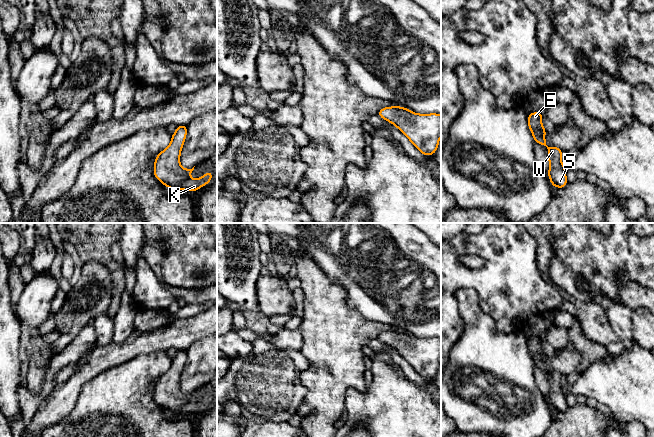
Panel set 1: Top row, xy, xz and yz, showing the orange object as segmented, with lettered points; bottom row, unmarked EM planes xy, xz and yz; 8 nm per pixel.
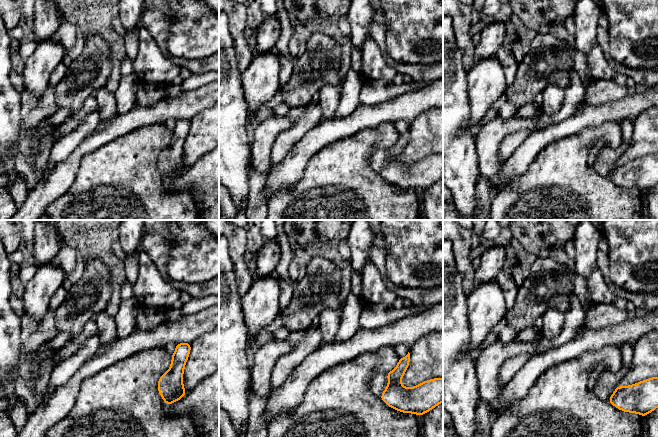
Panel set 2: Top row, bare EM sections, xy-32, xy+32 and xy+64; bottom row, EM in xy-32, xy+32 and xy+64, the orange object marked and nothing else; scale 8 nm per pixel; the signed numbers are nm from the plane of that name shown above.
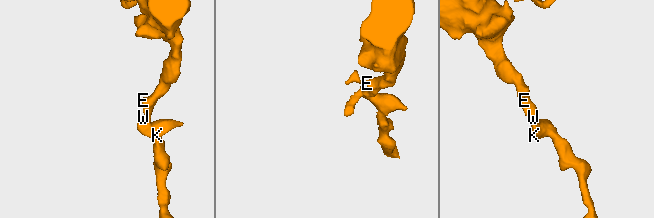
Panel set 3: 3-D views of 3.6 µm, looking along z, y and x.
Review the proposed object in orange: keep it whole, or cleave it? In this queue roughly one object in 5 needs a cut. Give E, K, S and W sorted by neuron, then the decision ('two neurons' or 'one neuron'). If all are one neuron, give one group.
E K S W | one neuron

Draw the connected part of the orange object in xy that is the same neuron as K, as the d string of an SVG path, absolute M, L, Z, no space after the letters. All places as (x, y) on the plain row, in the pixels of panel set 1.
M178 349L169 370L157 379L153 394L155 401L170 413L197 415L211 405L213 396L210 394L199 403L190 403L194 391L192 393L181 391L179 383L186 357L187 350Z

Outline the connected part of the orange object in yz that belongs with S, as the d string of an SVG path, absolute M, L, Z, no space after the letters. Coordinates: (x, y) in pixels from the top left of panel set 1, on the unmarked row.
M533 336L528 339L528 349L535 366L548 373L549 397L548 401L553 411L563 412L567 409L566 391L561 387L562 374L557 371L548 371L544 362L547 357L542 349L542 336Z

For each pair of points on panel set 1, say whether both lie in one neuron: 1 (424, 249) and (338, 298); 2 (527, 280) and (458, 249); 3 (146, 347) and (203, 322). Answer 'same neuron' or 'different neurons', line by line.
1: different neurons
2: same neuron
3: same neuron

